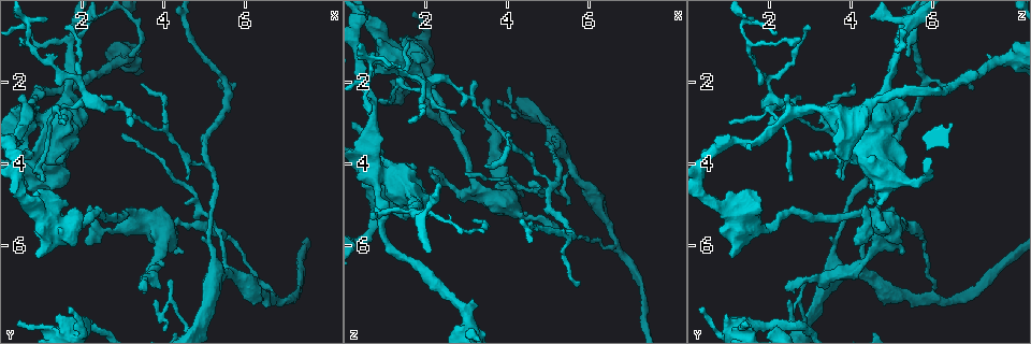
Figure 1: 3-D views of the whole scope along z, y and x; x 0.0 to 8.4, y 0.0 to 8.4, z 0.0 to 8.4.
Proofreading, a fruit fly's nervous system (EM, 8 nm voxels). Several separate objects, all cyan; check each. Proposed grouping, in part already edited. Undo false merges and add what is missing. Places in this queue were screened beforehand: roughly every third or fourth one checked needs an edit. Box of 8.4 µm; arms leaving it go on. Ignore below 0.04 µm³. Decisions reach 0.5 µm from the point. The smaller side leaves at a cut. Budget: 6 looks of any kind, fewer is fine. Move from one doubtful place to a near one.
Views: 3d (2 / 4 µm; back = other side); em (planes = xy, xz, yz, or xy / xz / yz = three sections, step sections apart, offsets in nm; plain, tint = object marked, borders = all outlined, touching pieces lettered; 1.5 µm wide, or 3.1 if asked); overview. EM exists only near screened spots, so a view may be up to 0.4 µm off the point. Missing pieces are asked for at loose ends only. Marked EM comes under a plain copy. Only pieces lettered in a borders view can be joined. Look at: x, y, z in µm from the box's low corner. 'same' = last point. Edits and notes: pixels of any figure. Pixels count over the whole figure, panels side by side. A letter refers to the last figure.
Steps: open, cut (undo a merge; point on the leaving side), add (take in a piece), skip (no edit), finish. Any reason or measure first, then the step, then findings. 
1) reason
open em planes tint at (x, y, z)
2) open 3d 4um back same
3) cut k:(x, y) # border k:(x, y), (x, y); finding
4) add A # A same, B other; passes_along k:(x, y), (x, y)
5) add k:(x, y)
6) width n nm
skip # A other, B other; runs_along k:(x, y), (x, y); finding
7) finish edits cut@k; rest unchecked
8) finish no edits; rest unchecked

branch stops here
open em planes borders at (5.80, 2.00, 6.90)

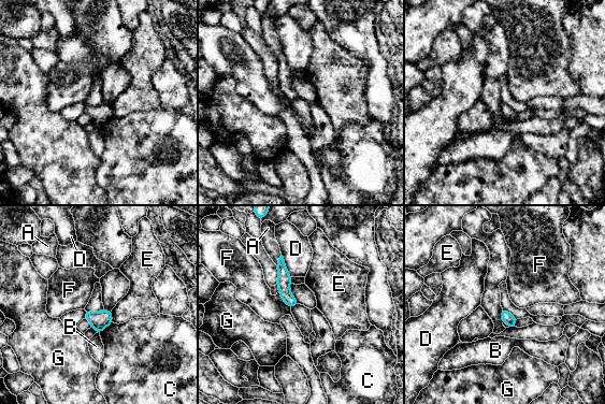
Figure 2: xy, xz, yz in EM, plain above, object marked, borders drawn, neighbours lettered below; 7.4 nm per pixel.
skip # A other, B other, C other, D other, E other, F other, G other; border 2:(110, 312), (113, 321); none of them fits

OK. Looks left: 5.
thin end
open em xz step 8 borders at (3.20, 1.35, 5.40)

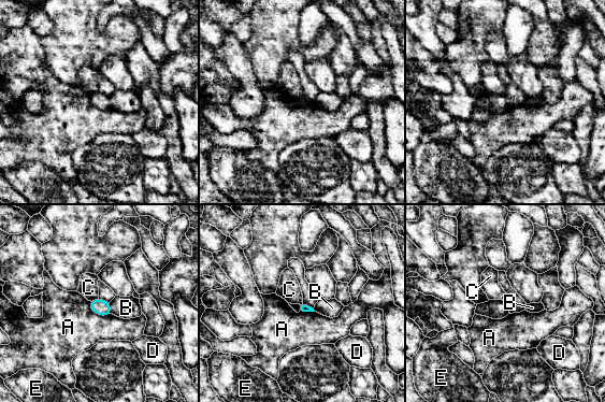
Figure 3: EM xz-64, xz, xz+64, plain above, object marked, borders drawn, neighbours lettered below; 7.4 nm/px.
skip # A other, B other, C other, D other, E other; border 3:(89, 301), (96, 313), (111, 314); no lettered piece goes on from it

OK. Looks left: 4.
sharp bend
open em planes tint at (0.70, 0.60, 1.35)

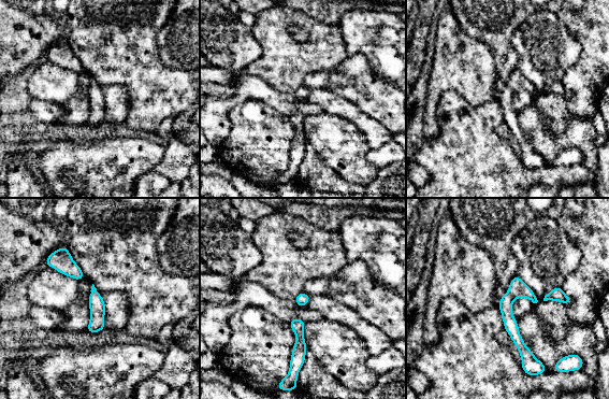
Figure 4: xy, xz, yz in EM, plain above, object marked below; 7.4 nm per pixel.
open em planes borders same

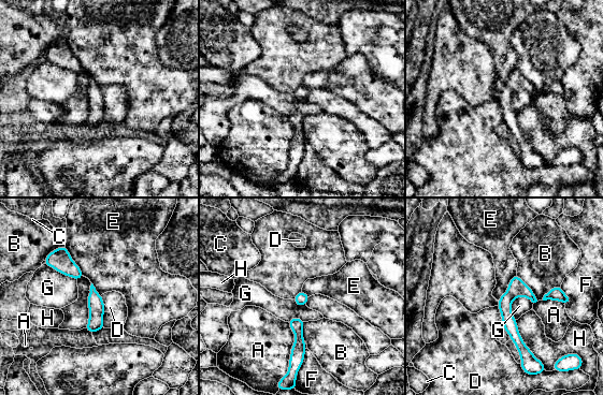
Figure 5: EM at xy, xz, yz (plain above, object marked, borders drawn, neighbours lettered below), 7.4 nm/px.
longest_contact H 420 nm
skip # A other, B other, C other, D other, E other, F other, G other, H other; border 5:(528, 297), (513, 300), (515, 320); one neuron here

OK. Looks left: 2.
finish no edits; rest unchecked

